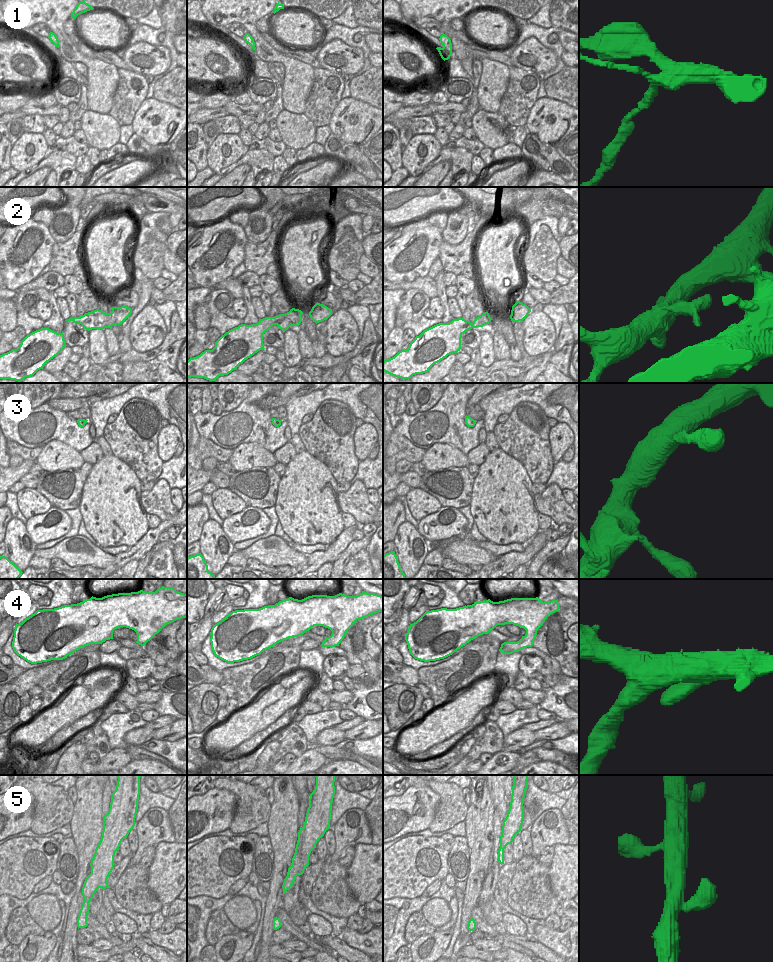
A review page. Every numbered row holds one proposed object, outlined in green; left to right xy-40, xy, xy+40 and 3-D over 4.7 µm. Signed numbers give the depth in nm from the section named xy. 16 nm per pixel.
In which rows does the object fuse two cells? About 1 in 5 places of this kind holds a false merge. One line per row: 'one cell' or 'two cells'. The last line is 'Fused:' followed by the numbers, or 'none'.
1: one cell
2: one cell
3: one cell
4: one cell
5: one cell
Fused: none

